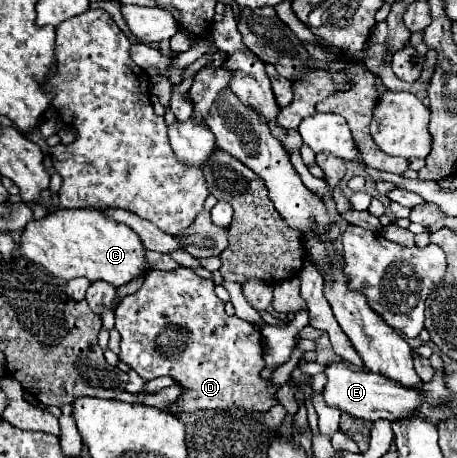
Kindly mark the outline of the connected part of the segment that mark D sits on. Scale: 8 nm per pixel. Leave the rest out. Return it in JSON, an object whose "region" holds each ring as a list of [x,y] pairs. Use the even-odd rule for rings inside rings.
{"region":[[[176,268],[170,272],[150,270],[140,290],[124,296],[116,306],[116,330],[122,336],[120,360],[128,362],[146,380],[174,376],[186,388],[186,394],[178,398],[180,410],[184,412],[202,408],[226,410],[230,406],[266,412],[276,404],[274,394],[278,388],[270,386],[270,382],[260,376],[264,368],[260,330],[242,318],[228,316],[224,312],[224,302],[214,292],[214,286],[216,284],[212,280],[196,276],[190,268]]]}

